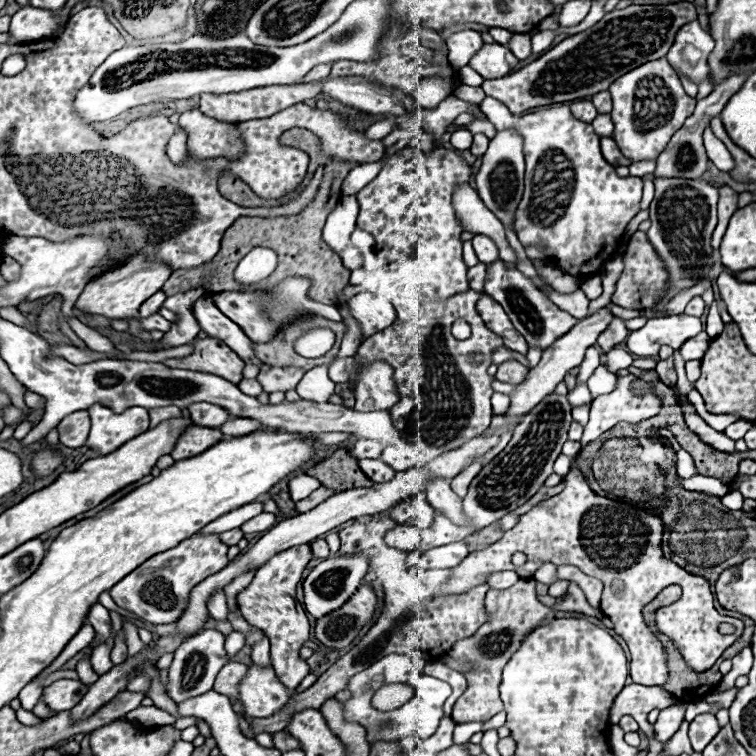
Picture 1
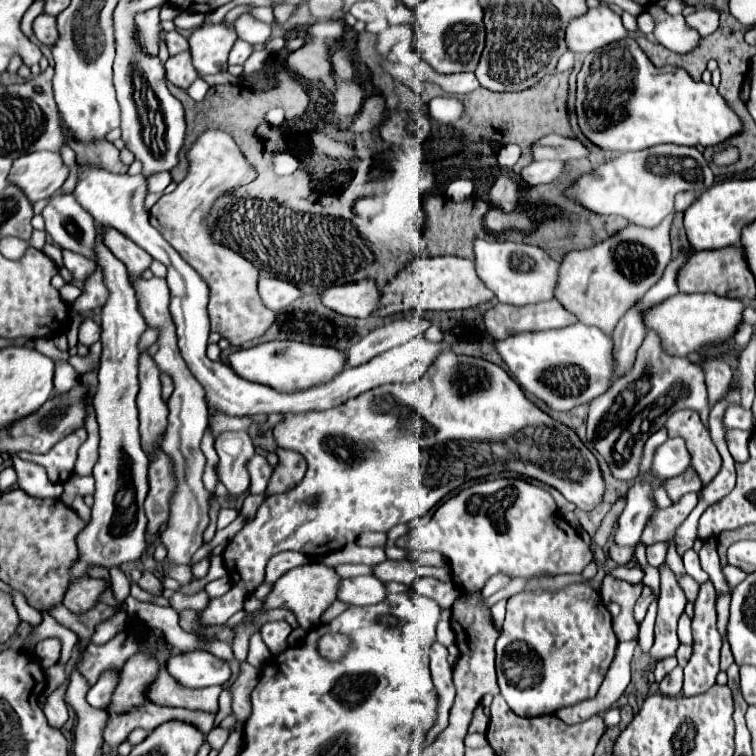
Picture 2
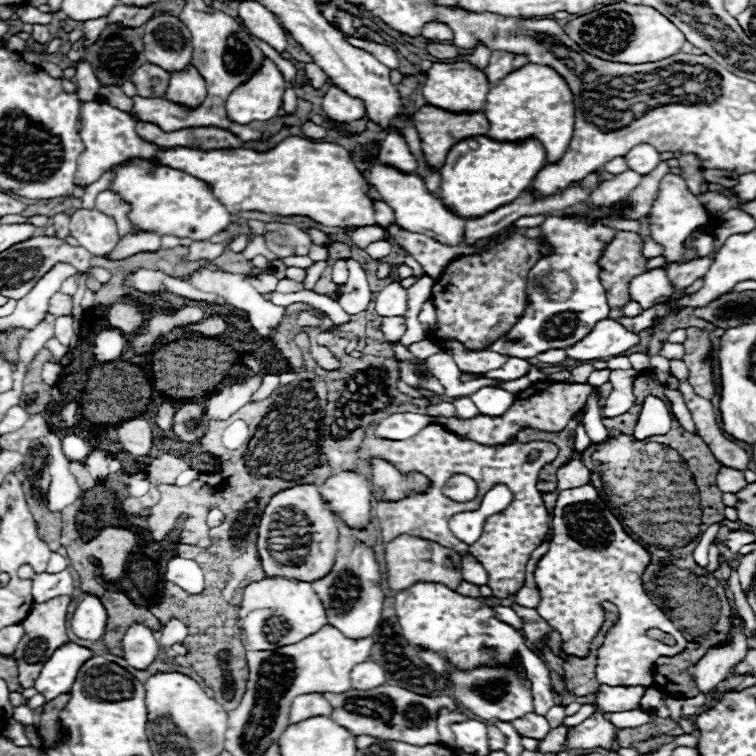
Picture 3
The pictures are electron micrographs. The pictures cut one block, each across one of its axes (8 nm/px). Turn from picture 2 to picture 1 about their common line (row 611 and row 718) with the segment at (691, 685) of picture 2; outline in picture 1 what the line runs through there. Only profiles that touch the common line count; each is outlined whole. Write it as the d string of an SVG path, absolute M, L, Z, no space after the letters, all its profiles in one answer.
M698 714L692 722L690 722L690 740L696 752L702 752L706 748L706 744L710 744L710 740L718 734L720 726L716 722L714 714Z

